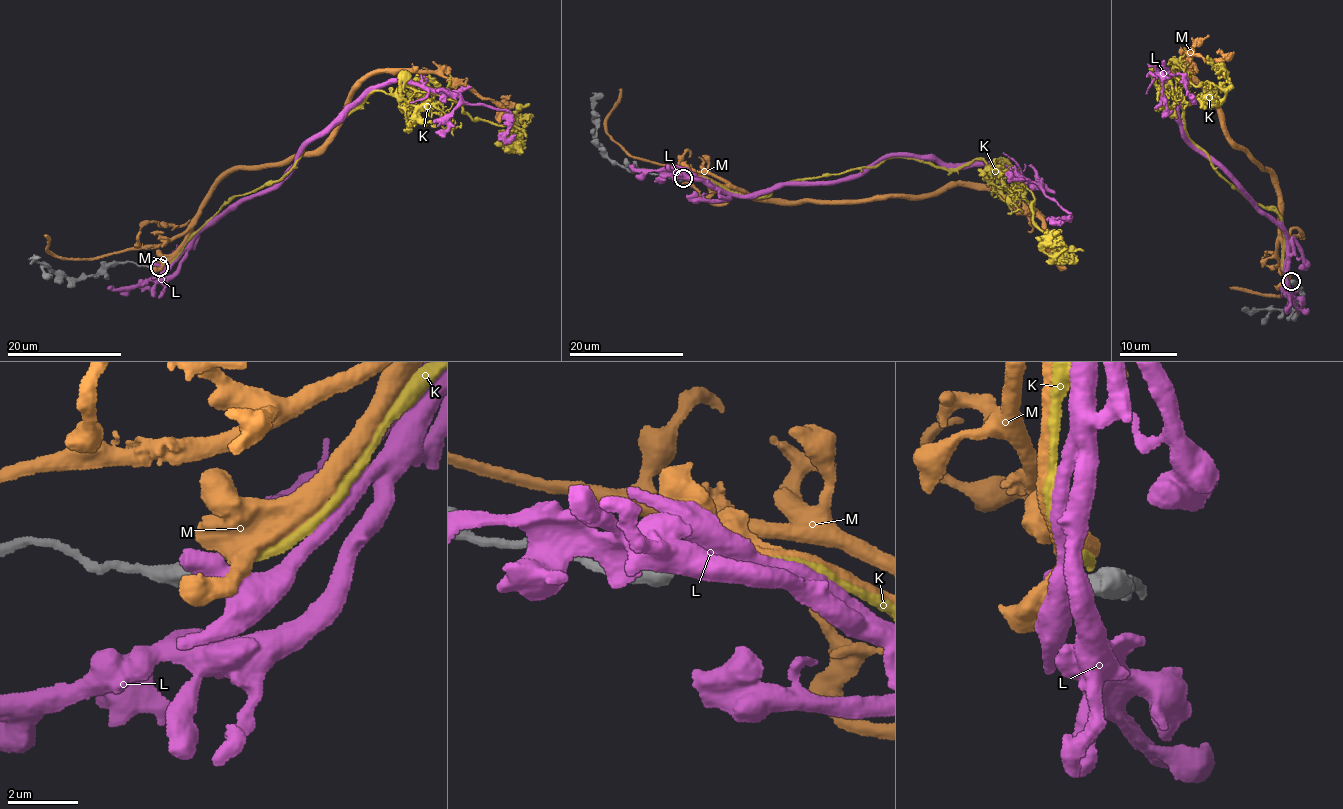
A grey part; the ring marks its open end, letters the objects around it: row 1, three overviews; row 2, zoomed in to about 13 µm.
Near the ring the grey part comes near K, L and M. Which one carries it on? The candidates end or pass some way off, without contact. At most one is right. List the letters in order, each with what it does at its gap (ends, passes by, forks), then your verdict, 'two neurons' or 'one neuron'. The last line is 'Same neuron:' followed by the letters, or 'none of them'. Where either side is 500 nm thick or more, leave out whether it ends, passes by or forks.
K: two neurons
L: two neurons
M: two neurons
Same neuron: none of them

